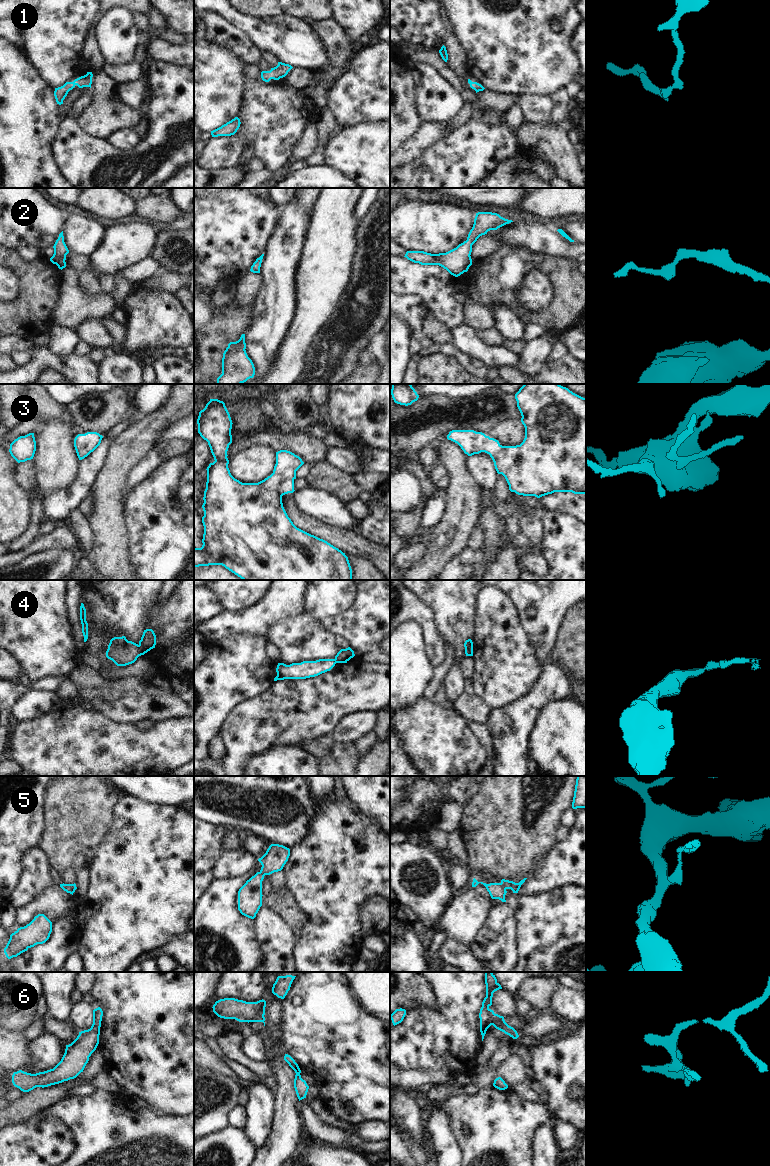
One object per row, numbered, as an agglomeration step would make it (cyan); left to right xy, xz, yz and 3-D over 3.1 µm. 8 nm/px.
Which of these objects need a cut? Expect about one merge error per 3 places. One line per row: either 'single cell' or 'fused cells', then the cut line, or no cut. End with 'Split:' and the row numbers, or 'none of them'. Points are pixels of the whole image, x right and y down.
1: single cell; cut none
2: single cell; cut none
3: single cell; cut none
4: fused cells; cut xy (138, 645), (141, 654)
5: single cell; cut none
6: single cell; cut none
Split: 4

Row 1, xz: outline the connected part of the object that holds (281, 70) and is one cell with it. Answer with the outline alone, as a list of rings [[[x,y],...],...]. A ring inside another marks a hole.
[[[278,62],[278,65],[271,68],[270,71],[262,71],[261,78],[265,82],[269,82],[271,79],[279,80],[285,77],[292,68],[293,67],[289,64]]]

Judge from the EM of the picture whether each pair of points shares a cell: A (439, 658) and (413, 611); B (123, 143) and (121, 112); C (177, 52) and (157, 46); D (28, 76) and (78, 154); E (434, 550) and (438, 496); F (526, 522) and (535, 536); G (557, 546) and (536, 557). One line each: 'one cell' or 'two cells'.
A: one cell
B: two cells
C: one cell
D: two cells
E: two cells
F: one cell
G: two cells

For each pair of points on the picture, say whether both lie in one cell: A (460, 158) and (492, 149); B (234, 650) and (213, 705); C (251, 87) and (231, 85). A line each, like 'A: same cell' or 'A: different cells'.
A: same cell
B: same cell
C: different cells

